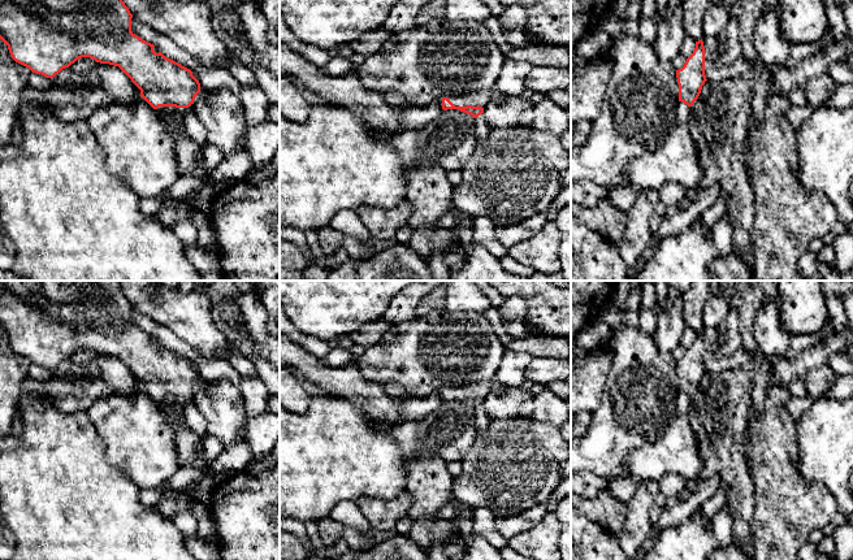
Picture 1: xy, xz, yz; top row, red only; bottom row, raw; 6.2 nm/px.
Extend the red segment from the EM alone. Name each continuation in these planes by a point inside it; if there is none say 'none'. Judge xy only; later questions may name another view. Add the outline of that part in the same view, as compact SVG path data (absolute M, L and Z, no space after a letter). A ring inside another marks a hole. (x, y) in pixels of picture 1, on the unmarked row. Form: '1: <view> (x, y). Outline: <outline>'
1: xy (161, 402). Outline: M159 398L156 400L159 407L182 407L185 408L190 400L189 399L176 399L176 398Z

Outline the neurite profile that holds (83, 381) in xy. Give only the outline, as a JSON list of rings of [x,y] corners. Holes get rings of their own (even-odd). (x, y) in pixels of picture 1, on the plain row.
[[[94,361],[73,364],[66,375],[52,377],[40,387],[53,396],[57,408],[64,412],[86,411],[95,400],[112,394]]]

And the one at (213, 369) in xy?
[[[131,309],[131,322],[143,331],[159,338],[161,344],[181,355],[182,357],[195,363],[198,365],[198,372],[202,381],[216,381],[216,379],[228,379],[235,387],[241,388],[241,375],[230,365],[228,360],[222,359],[204,359],[202,357],[187,342],[176,335],[166,326],[161,326],[140,313],[138,309]]]

